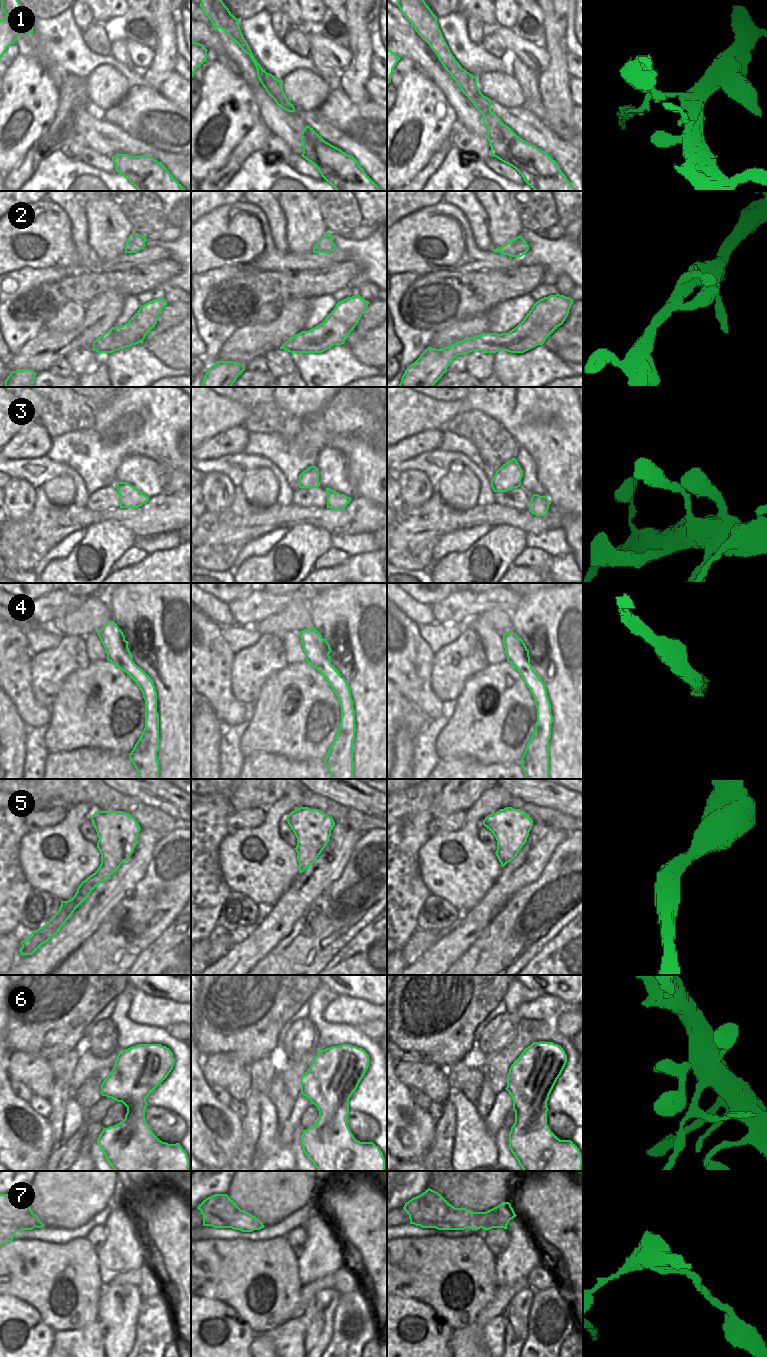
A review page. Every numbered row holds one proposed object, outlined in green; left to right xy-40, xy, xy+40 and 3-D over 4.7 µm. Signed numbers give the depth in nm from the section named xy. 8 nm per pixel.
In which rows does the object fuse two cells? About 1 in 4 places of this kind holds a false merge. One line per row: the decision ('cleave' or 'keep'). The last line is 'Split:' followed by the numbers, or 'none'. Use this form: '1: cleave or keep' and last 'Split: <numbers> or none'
1: cleave
2: keep
3: keep
4: keep
5: keep
6: keep
7: cleave
Split: 1, 7

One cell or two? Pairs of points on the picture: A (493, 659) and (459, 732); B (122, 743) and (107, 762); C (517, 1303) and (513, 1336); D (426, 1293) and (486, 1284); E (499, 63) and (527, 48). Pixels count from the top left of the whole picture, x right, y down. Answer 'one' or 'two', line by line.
A: two
B: two
C: one
D: one
E: two

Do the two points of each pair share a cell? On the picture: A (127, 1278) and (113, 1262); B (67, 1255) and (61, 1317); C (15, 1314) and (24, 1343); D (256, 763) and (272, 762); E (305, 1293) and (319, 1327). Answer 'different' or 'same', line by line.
A: different
B: same
C: same
D: same
E: different

